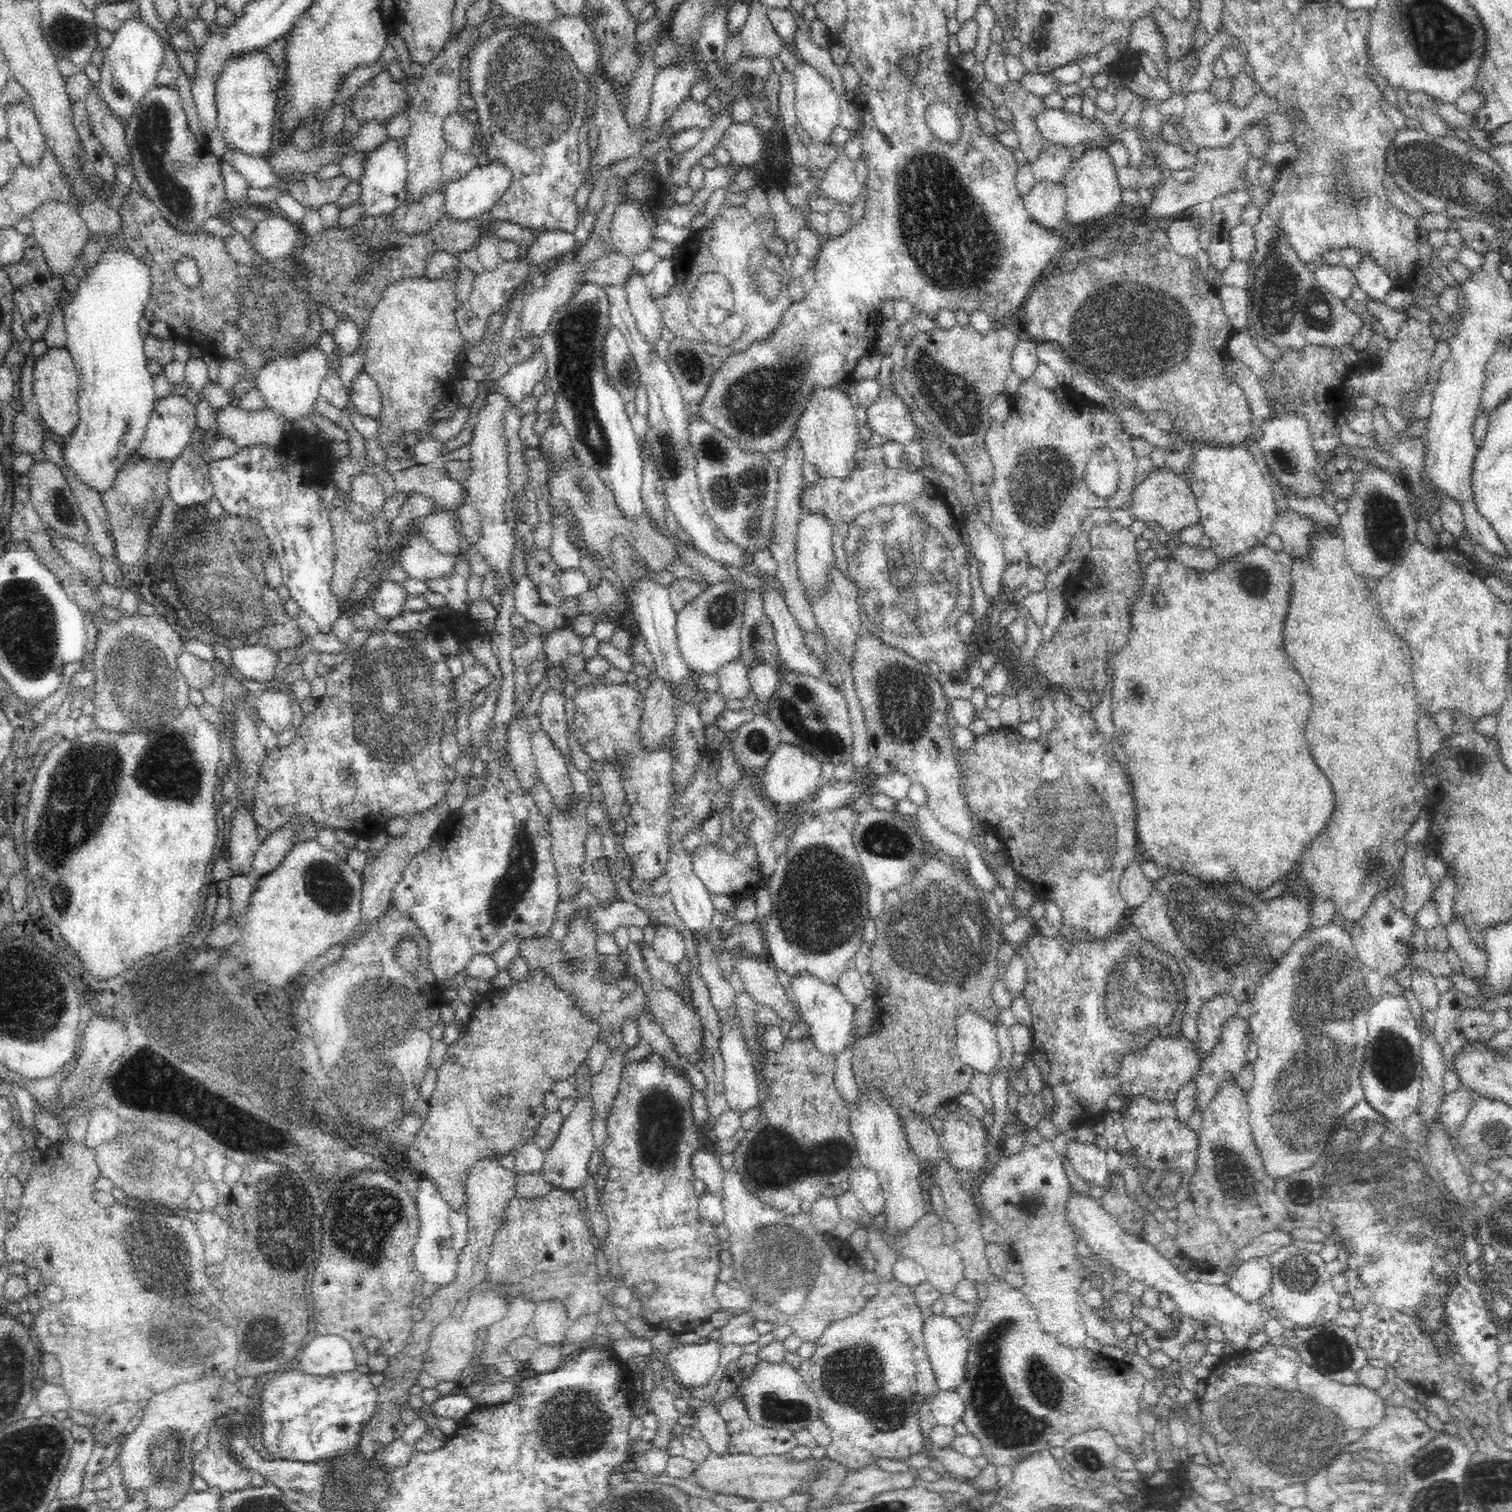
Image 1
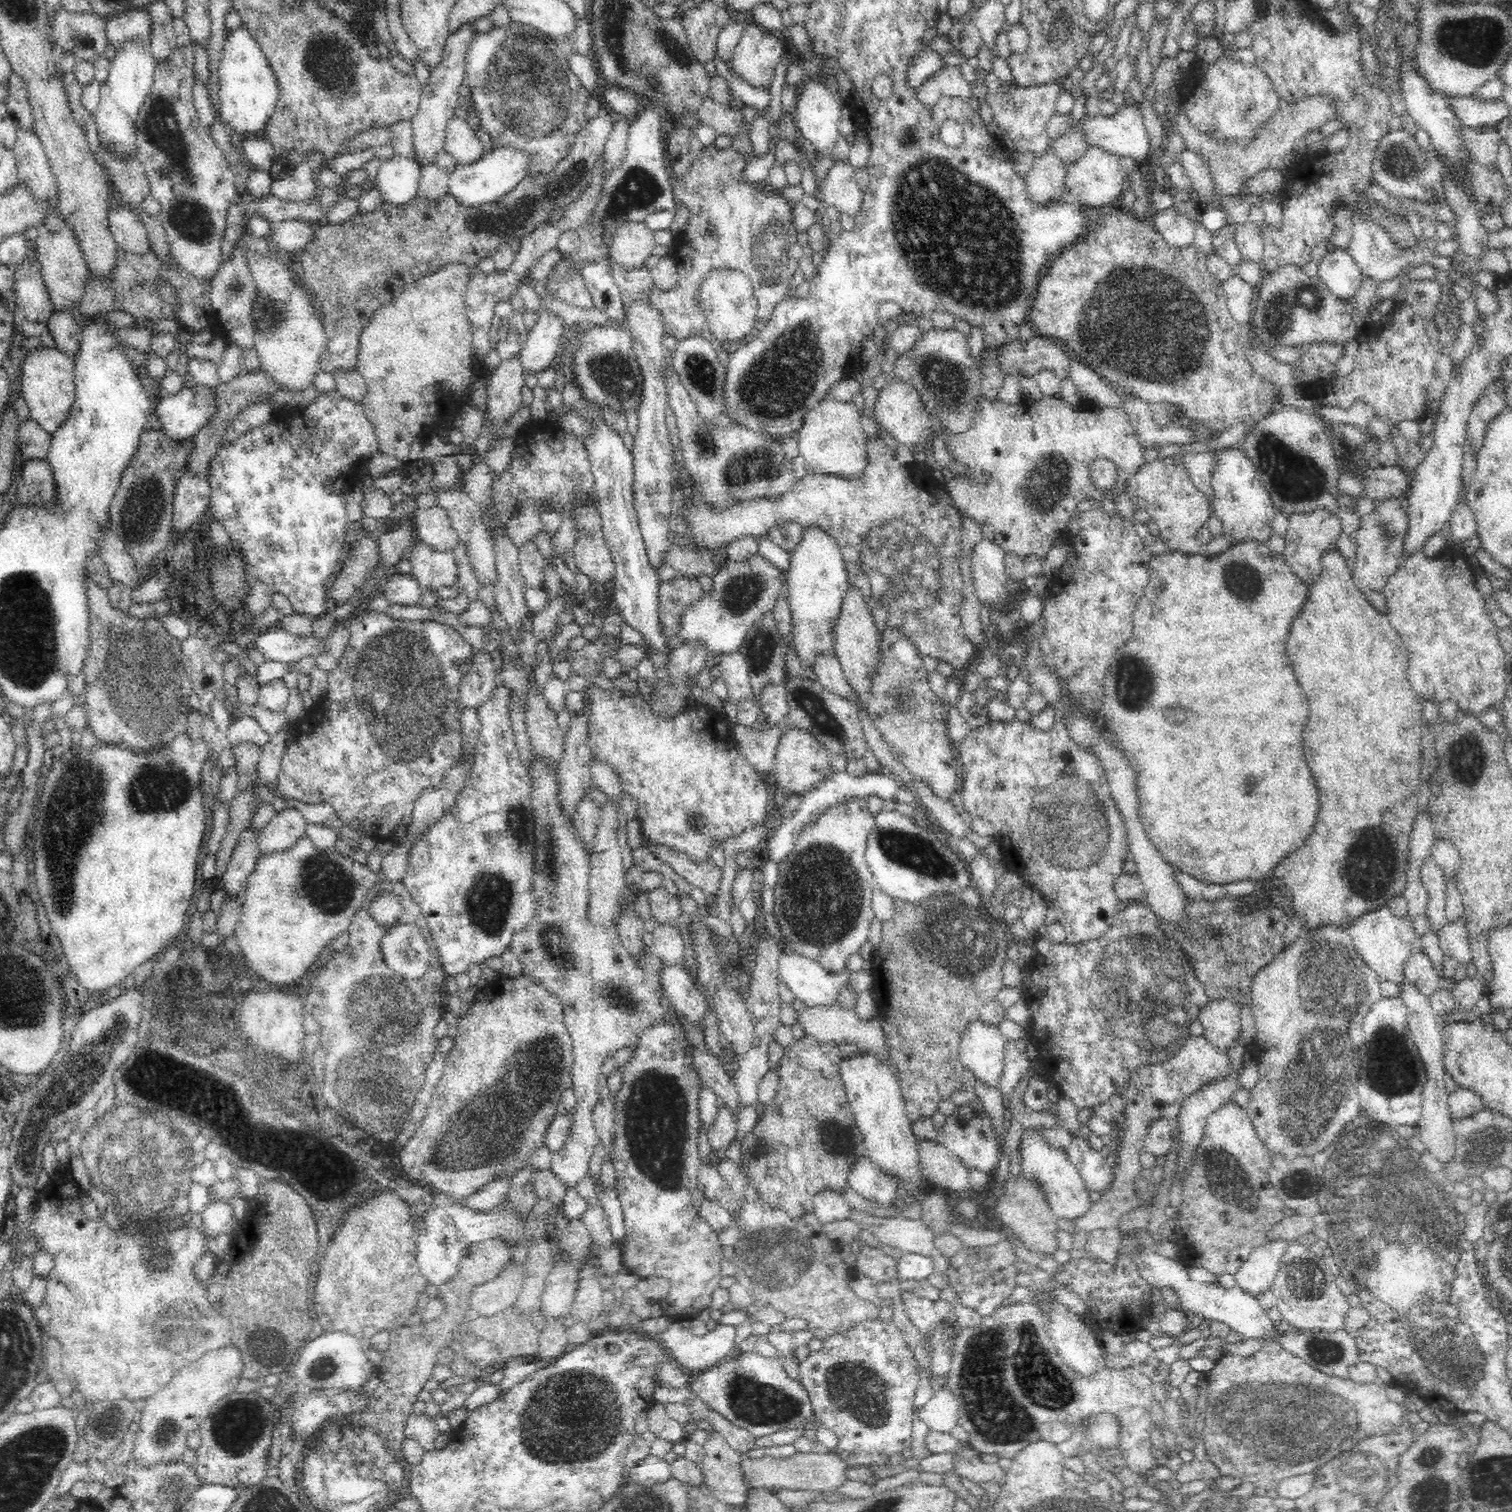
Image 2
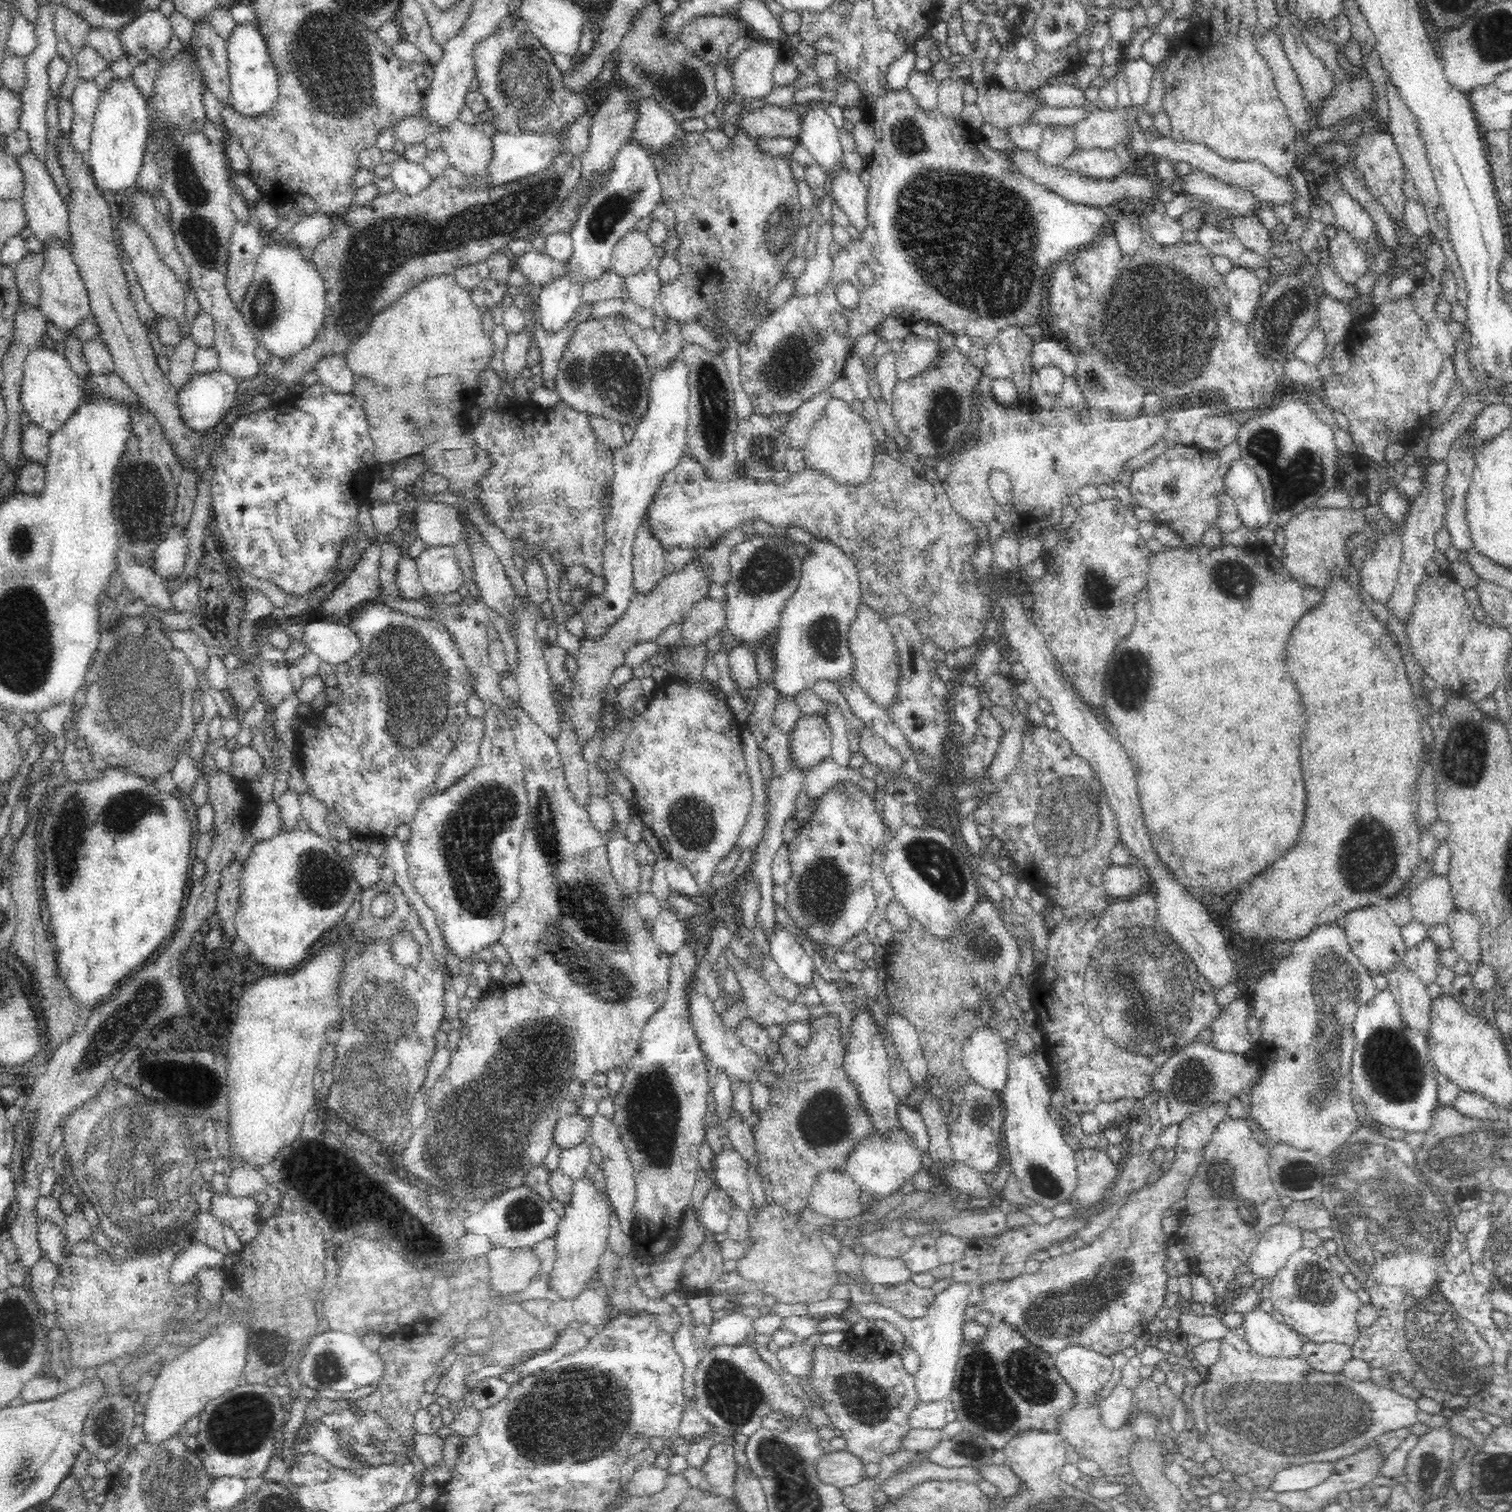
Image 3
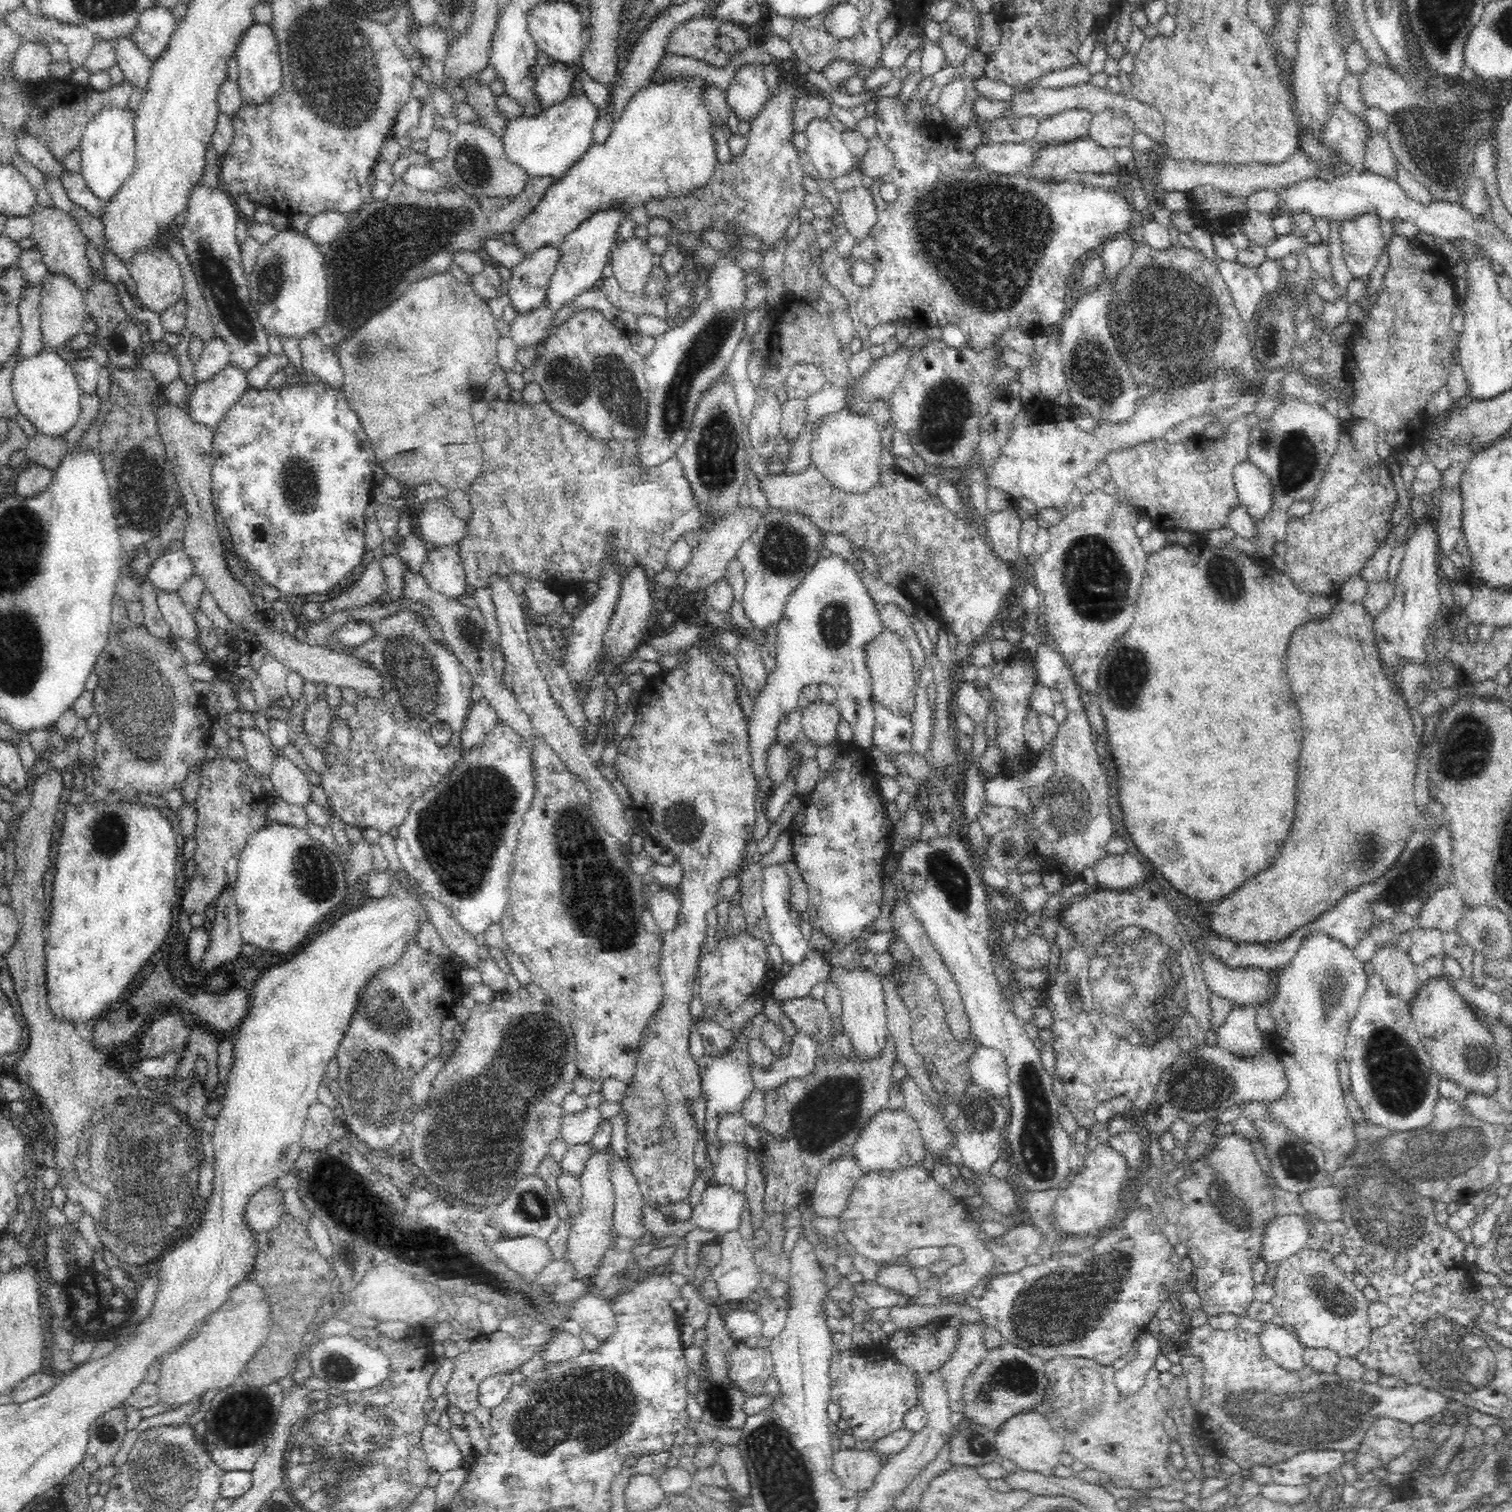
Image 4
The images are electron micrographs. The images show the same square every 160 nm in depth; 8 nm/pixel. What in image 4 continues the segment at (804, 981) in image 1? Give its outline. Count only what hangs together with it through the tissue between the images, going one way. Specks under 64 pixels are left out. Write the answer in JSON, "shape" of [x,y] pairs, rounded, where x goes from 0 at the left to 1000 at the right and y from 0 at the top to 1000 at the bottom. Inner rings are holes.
{"shape":[[[509,572],[505,573],[503,595],[509,614],[509,618],[511,618],[511,624],[516,627],[518,636],[520,636],[521,639],[528,639],[528,638],[532,636],[532,634],[533,634],[536,628],[534,626],[535,622],[532,622],[528,612],[528,603],[523,601],[523,585],[522,583],[521,578],[519,577],[518,573]]]}

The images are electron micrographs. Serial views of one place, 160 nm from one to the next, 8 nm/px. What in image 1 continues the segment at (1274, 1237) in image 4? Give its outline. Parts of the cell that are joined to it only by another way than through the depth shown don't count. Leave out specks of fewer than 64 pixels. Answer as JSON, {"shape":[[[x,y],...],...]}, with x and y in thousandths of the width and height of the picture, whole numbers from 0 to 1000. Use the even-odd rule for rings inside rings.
{"shape":[[[838,831],[828,832],[816,841],[812,849],[815,856],[821,858],[825,862],[830,862],[839,853],[841,845]]]}

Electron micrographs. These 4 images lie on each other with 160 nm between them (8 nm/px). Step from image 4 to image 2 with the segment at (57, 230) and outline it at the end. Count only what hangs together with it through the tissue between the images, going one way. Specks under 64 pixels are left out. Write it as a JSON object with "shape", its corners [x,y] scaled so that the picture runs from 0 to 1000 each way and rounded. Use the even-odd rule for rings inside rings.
{"shape":[[[15,83],[11,83],[10,101],[13,120],[17,120],[22,130],[34,133],[34,139],[37,139],[38,122],[30,98],[25,88]]]}

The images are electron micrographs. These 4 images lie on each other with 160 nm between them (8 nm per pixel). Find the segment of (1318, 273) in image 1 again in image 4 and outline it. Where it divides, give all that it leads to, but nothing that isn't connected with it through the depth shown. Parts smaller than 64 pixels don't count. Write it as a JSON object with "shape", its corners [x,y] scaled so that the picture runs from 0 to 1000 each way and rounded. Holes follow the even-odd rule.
{"shape":[[[902,142],[885,147],[889,172],[895,185],[905,183],[911,173],[913,165],[917,161],[913,147],[911,143]]]}

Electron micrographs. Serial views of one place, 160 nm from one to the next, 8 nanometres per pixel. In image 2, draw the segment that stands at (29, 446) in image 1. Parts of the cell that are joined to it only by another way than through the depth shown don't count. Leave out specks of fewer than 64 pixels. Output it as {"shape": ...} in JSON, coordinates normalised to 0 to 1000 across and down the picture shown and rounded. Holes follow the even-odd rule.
{"shape":[[[17,278],[13,282],[13,296],[17,304],[31,304],[34,296],[35,288],[29,285],[25,279]]]}

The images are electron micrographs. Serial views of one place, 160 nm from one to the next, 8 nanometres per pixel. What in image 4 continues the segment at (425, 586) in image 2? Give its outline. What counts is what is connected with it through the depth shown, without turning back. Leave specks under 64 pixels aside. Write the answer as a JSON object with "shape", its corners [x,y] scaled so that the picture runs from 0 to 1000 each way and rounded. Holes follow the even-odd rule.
{"shape":[[[302,359],[298,361],[284,362],[278,380],[288,392],[298,396],[308,393],[309,384]]]}

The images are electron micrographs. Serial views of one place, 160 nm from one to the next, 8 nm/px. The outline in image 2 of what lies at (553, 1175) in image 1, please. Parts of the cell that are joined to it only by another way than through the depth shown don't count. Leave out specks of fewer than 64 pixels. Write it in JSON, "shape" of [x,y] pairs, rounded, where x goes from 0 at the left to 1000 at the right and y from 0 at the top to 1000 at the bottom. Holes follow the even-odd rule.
{"shape":[[[353,501],[349,511],[352,517],[352,536],[354,540],[353,563],[356,581],[354,581],[354,586],[358,599],[354,609],[339,620],[337,628],[342,632],[347,645],[360,650],[363,656],[370,657],[374,677],[379,688],[378,719],[382,729],[376,736],[378,740],[376,751],[372,759],[365,763],[363,771],[376,786],[380,785],[389,776],[390,766],[396,757],[392,737],[396,727],[397,706],[399,701],[409,693],[422,689],[427,681],[438,675],[443,661],[439,658],[435,646],[439,639],[431,626],[427,626],[427,634],[420,636],[411,626],[407,610],[402,613],[392,613],[388,608],[390,595],[390,565],[371,538],[367,527],[368,509],[362,509],[358,503]]]}

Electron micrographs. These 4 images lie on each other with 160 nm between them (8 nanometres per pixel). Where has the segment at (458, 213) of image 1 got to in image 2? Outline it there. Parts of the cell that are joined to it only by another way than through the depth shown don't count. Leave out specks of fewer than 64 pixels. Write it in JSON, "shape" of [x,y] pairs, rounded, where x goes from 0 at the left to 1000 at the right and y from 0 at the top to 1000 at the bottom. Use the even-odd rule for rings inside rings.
{"shape":[[[325,98],[321,101],[315,107],[303,109],[298,114],[297,128],[309,138],[317,138],[321,135],[329,134],[331,131],[339,126],[345,120],[349,113],[349,103],[337,98]]]}

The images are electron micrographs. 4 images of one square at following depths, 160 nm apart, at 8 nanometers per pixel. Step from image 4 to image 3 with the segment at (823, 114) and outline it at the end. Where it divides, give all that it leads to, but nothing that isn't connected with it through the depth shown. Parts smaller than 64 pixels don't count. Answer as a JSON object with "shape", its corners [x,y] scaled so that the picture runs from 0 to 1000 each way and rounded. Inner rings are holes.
{"shape":[[[507,67],[498,68],[493,70],[489,74],[489,77],[485,81],[485,85],[493,87],[495,91],[501,91],[522,91],[528,92],[530,86],[530,71],[521,71],[519,69],[511,69]]]}

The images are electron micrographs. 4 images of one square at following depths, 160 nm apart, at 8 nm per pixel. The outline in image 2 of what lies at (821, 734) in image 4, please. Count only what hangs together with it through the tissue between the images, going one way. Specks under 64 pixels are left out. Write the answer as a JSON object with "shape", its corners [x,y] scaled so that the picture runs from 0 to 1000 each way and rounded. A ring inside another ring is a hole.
{"shape":[[[520,481],[516,487],[513,499],[513,503],[509,513],[512,515],[513,519],[520,526],[530,525],[533,522],[537,522],[549,510],[549,500],[547,496],[532,483]]]}

